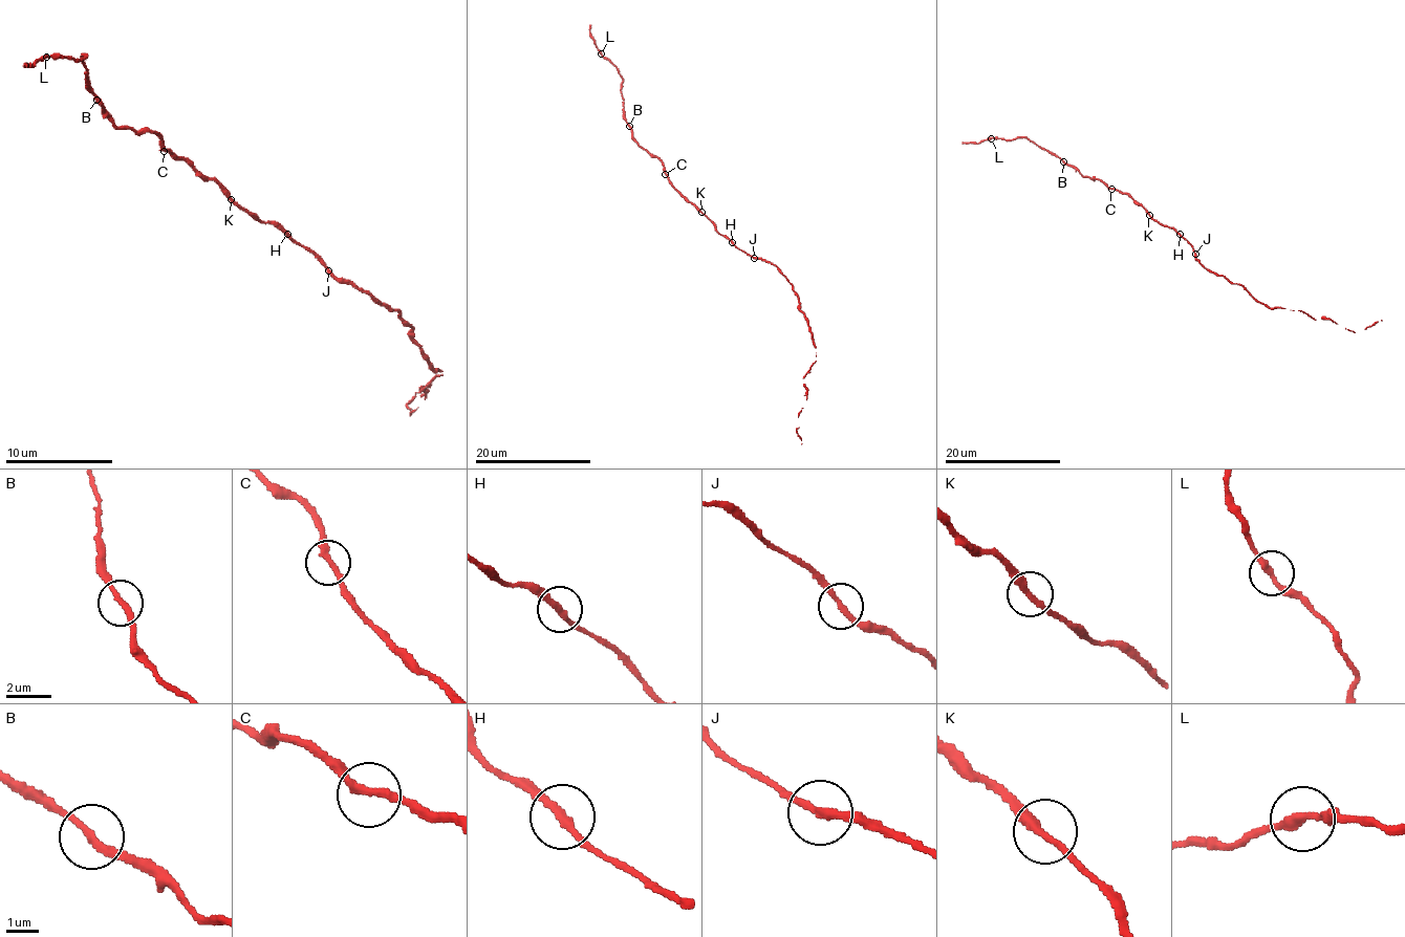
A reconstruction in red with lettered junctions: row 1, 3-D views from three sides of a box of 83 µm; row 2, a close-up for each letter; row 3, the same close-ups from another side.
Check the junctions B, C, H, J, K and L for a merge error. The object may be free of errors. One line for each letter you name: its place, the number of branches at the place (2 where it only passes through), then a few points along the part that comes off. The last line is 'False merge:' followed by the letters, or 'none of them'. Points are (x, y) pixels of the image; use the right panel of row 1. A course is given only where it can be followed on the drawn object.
False merge: none of them

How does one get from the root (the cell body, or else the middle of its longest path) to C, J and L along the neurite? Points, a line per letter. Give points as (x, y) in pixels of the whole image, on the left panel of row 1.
C: (277, 229), (272, 223), (253, 218), (212, 180), (204, 180), (182, 158), (164, 151)
J: (277, 229), (282, 229), (298, 244), (306, 247), (327, 271)
L: (277, 229), (241, 210), (212, 180), (167, 151), (153, 132), (121, 129), (89, 89), (84, 57), (46, 57)

